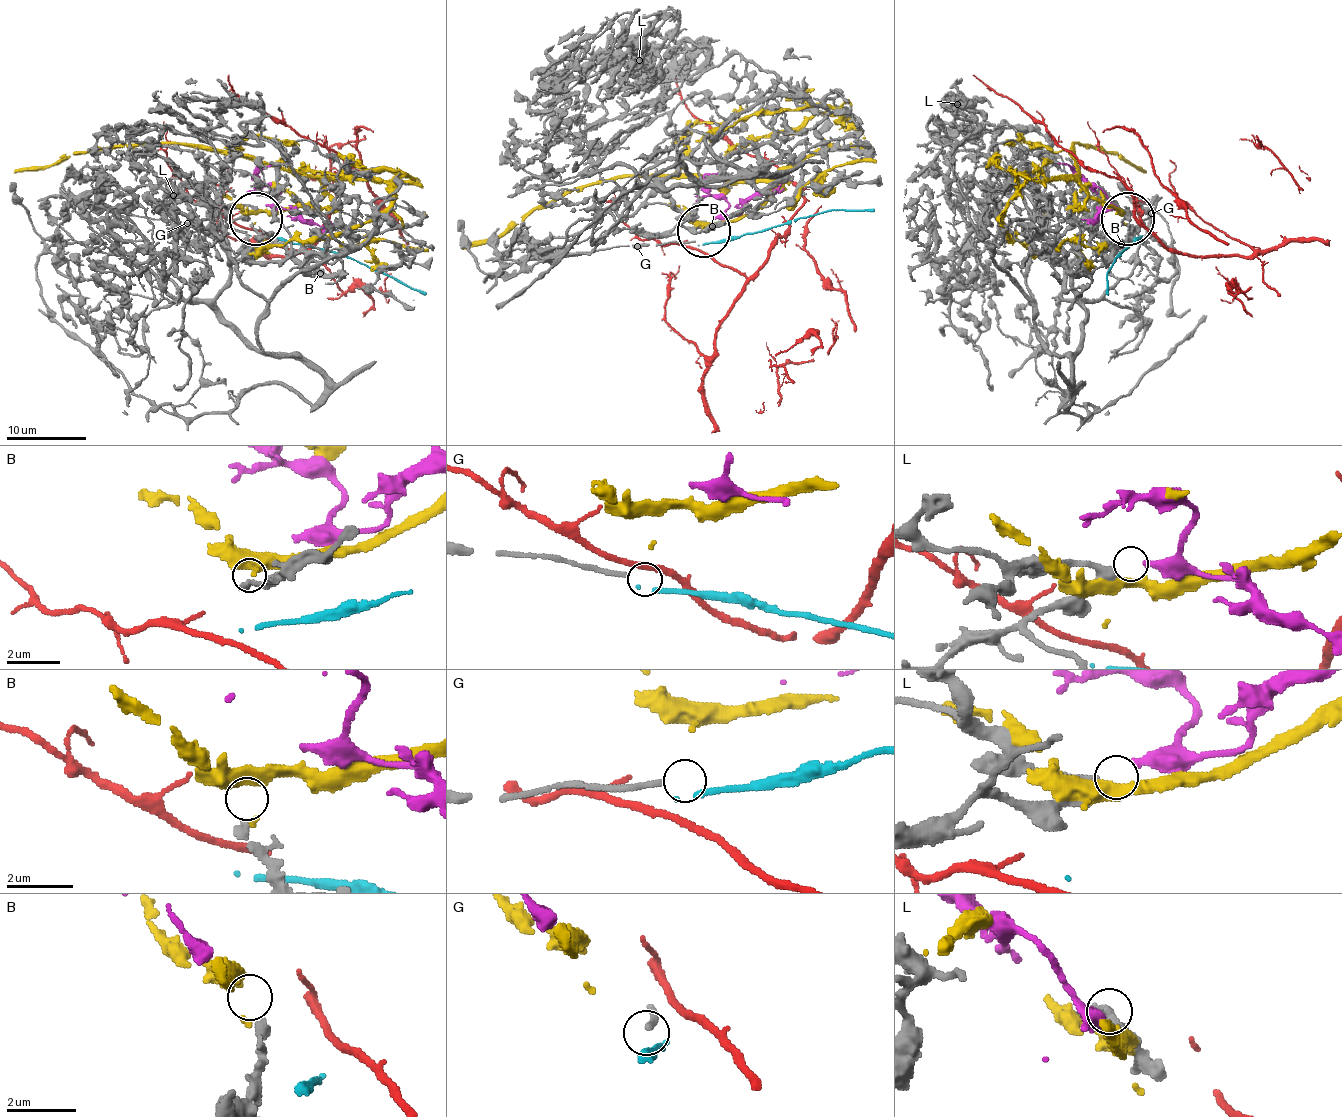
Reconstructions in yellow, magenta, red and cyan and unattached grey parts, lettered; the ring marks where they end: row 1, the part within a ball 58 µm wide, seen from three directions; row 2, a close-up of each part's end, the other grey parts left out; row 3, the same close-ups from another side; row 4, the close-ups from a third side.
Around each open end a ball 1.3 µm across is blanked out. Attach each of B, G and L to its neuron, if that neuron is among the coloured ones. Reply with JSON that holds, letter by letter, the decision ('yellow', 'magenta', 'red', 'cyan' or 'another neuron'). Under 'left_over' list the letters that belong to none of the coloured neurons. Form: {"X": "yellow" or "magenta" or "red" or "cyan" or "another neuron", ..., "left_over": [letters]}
{"B": "yellow", "G": "another neuron", "L": "magenta", "left_over": ["G"]}

